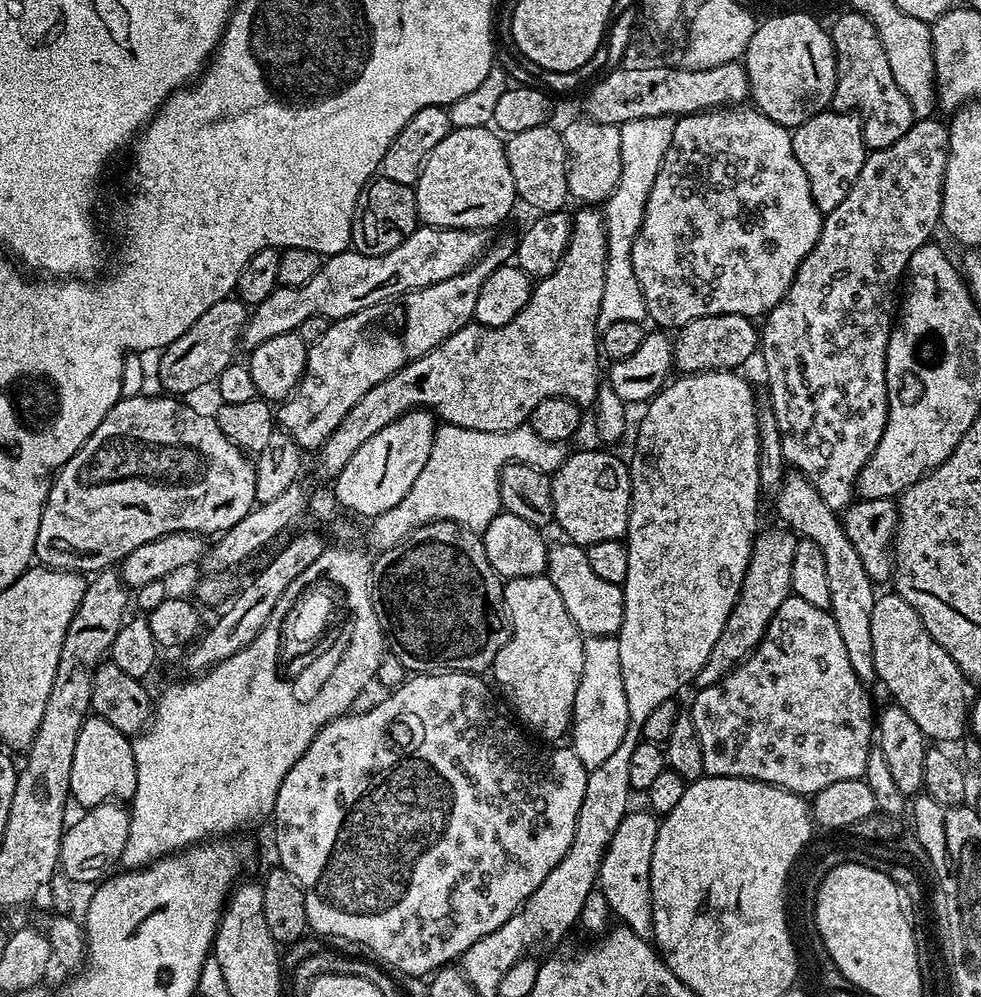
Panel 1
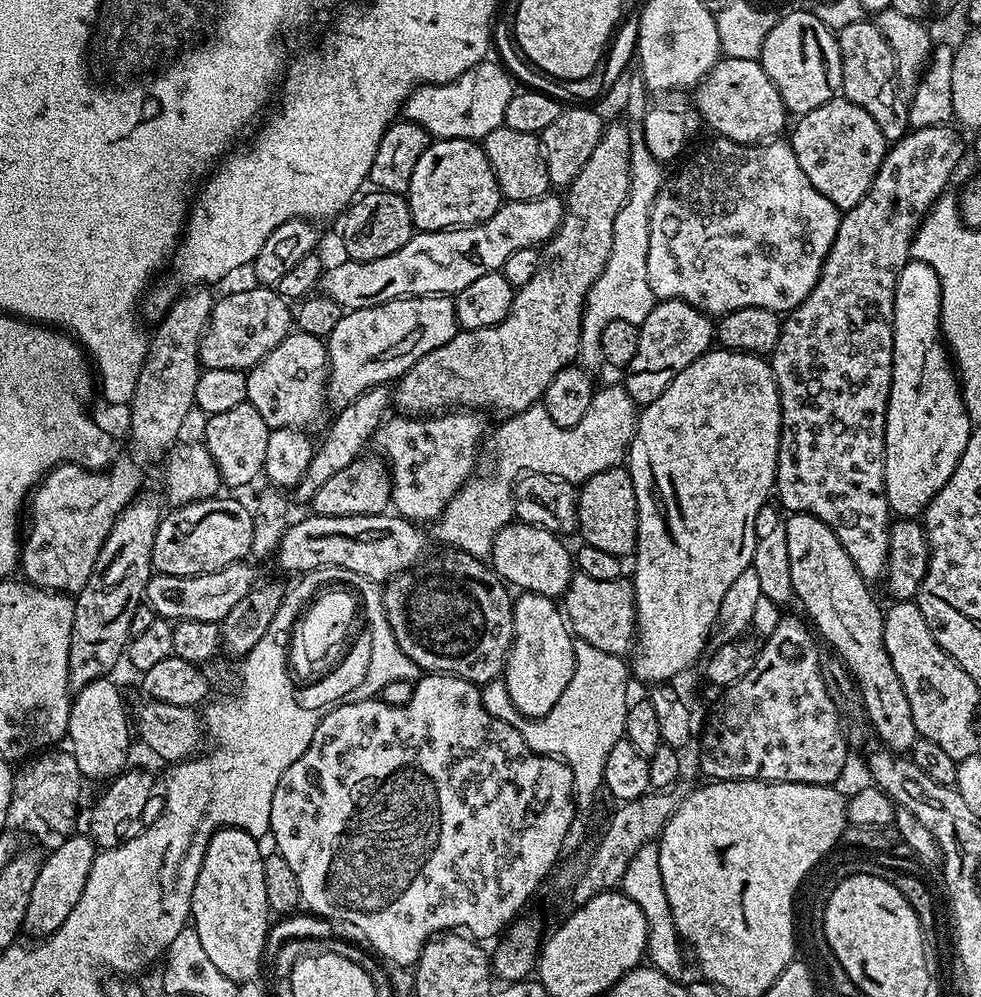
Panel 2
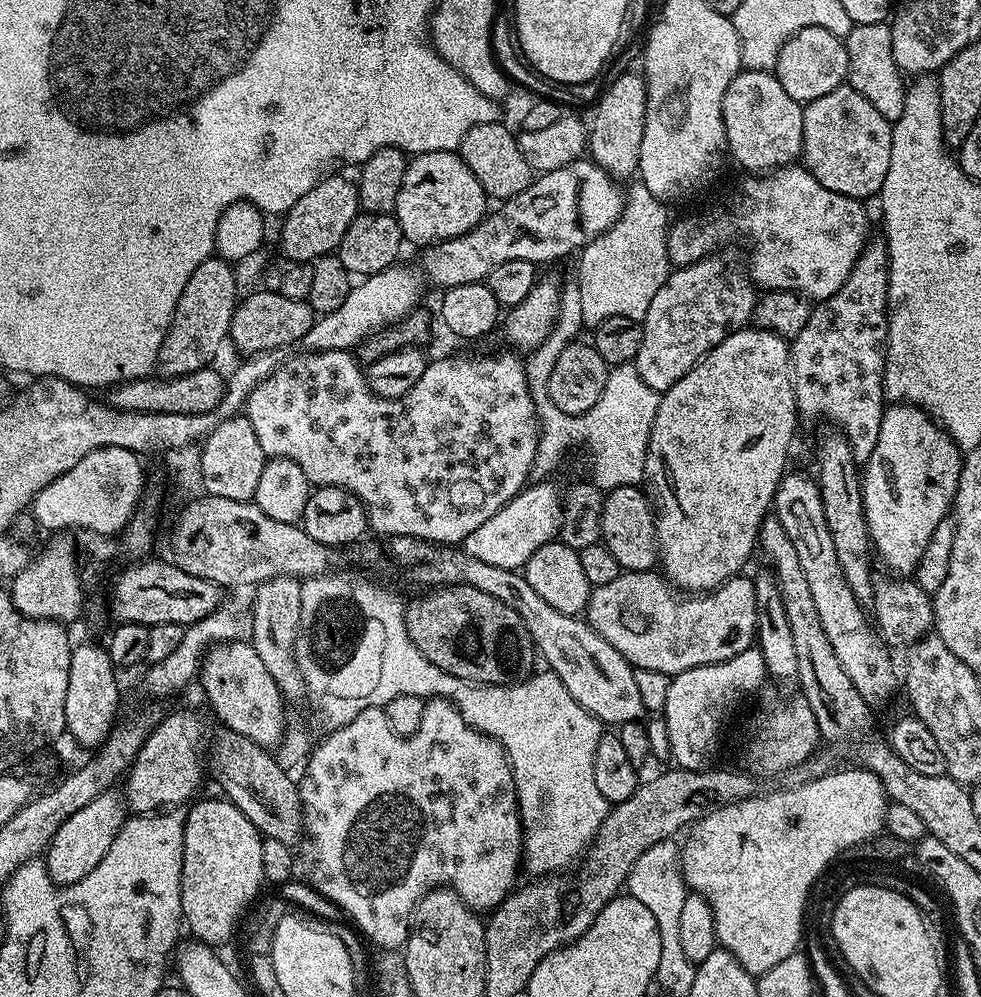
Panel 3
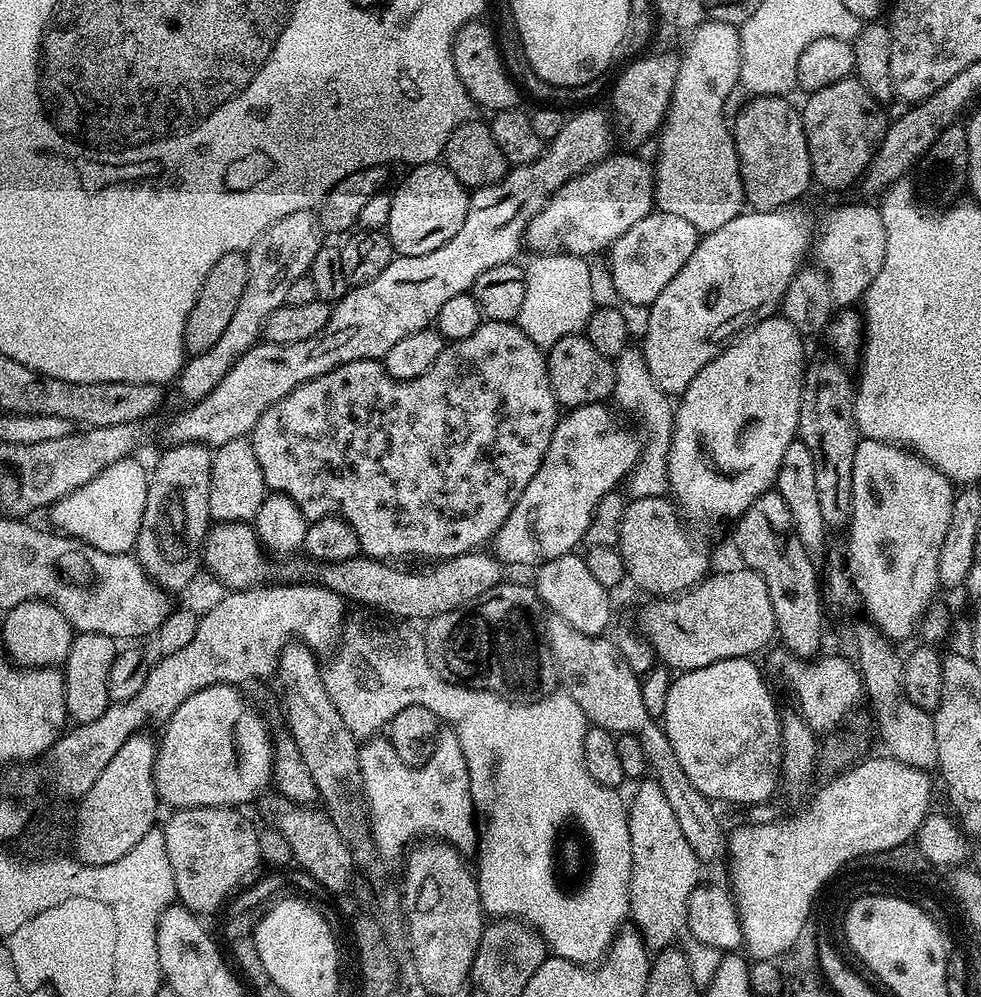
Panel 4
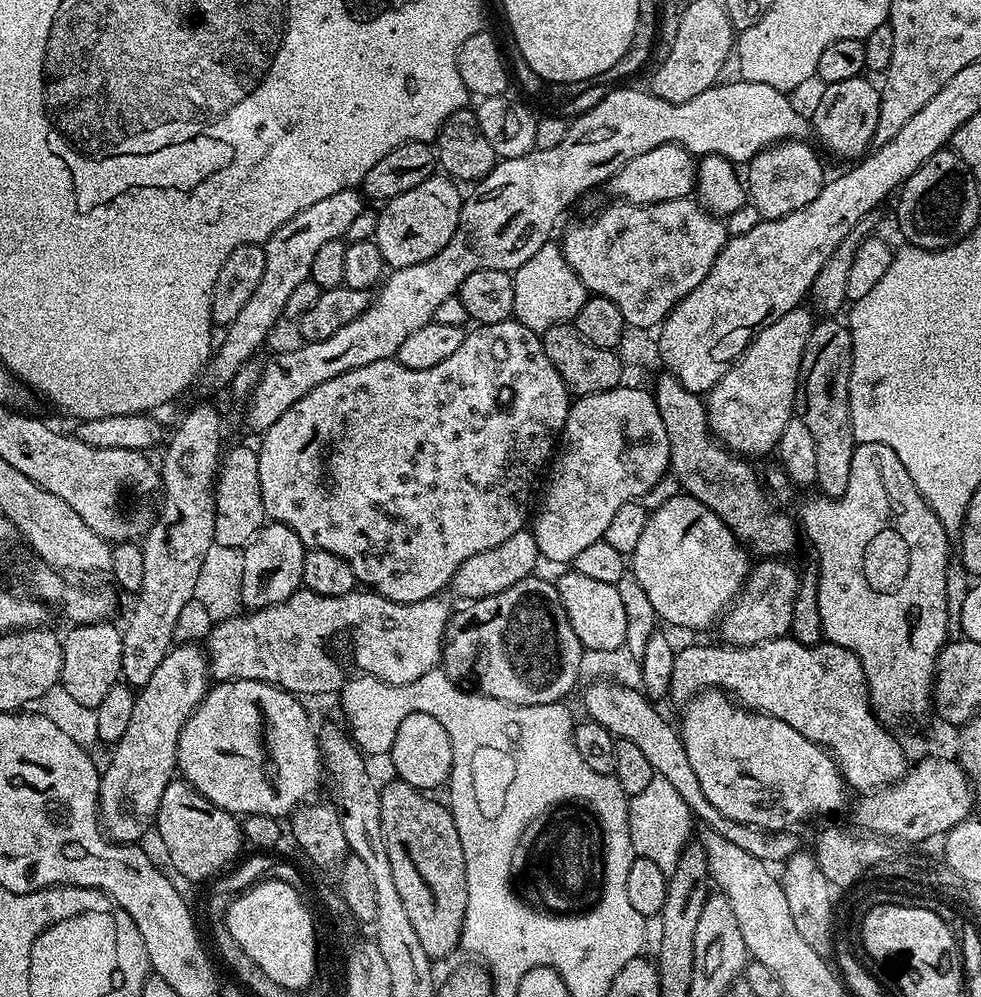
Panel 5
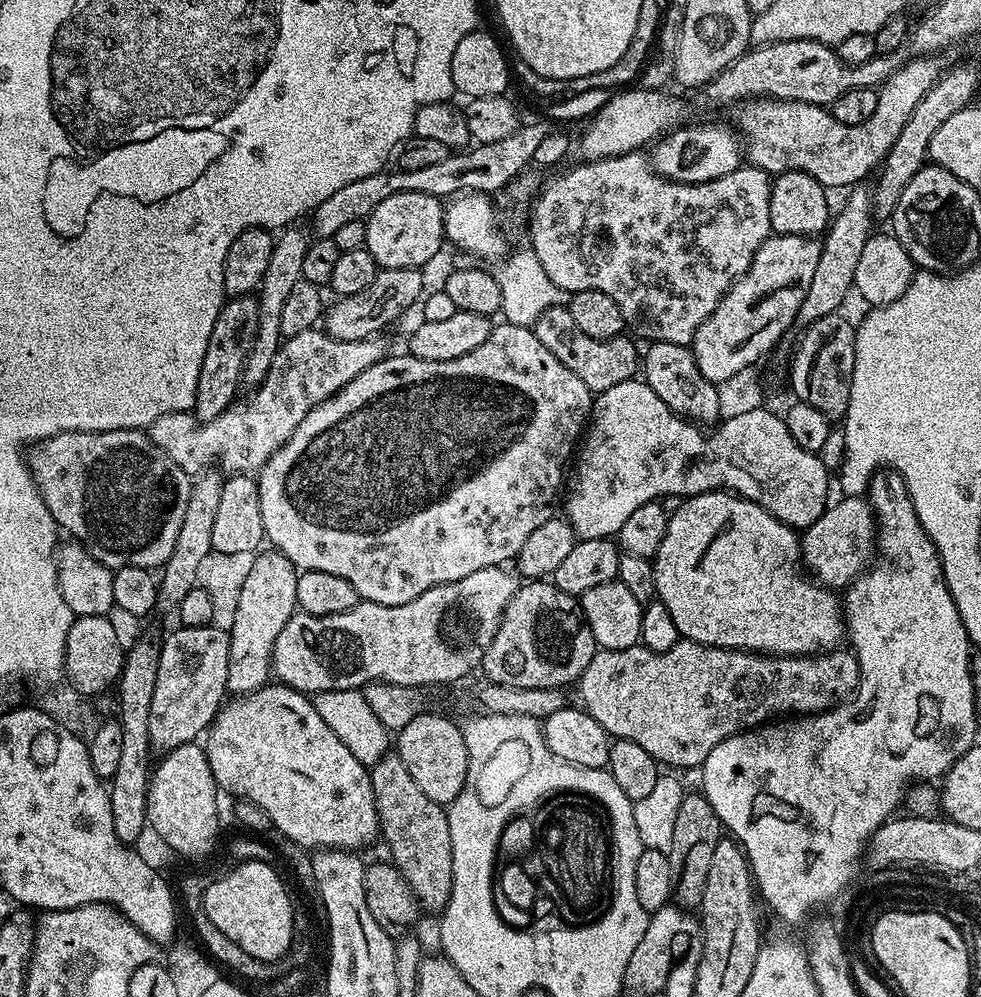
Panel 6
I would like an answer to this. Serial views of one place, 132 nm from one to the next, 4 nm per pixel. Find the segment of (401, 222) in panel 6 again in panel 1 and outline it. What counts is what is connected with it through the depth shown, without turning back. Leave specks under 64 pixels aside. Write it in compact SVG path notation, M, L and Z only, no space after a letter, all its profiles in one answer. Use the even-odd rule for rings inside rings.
M491 127L453 128L434 146L430 158L426 158L422 174L416 183L416 214L425 225L433 228L470 228L489 230L500 224L518 204L514 177L510 174L510 162L506 160L505 141Z

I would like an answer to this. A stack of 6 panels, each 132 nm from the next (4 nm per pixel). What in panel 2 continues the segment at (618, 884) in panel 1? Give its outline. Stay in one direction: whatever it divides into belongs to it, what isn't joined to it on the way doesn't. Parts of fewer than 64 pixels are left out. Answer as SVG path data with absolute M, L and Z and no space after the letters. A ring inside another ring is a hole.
M653 842L642 846L642 850L638 850L634 858L630 858L630 866L626 866L626 872L620 879L618 888L626 898L630 898L630 902L637 904L638 910L642 910L642 915L646 918L648 927L647 963L672 980L683 981L685 979L685 949L682 947L680 935L674 926L674 914L670 914L670 902L666 902L666 886L662 886L662 866L658 866L659 853L659 843Z

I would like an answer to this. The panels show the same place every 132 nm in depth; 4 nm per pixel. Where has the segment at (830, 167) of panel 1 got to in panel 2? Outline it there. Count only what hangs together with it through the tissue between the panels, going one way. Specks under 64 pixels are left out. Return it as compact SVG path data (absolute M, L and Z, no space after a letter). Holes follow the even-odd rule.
M843 98L826 102L818 106L818 110L810 110L795 122L790 143L798 166L802 166L806 178L810 178L810 186L814 186L818 194L826 194L841 213L858 206L866 190L870 190L874 174L878 174L878 166L882 166L890 147L890 141L878 130L878 122L874 122L862 106L854 106L854 102Z

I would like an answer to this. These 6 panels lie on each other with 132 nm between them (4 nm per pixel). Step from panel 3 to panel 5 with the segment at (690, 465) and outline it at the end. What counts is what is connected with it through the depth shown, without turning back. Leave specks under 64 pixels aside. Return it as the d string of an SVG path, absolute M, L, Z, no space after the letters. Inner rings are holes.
M801 306L782 314L778 322L770 322L707 393L708 427L711 435L729 452L753 458L764 456L779 445L786 422L794 419L802 354L814 327L811 315L807 307Z

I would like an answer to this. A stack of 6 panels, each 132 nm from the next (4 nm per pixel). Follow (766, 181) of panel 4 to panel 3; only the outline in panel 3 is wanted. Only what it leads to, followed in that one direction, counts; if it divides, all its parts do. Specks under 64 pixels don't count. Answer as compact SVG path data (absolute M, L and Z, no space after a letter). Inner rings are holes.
M742 70L730 82L722 102L727 151L736 155L748 174L771 174L795 165L804 150L803 117L804 105L782 90L782 82L778 82L776 75Z

